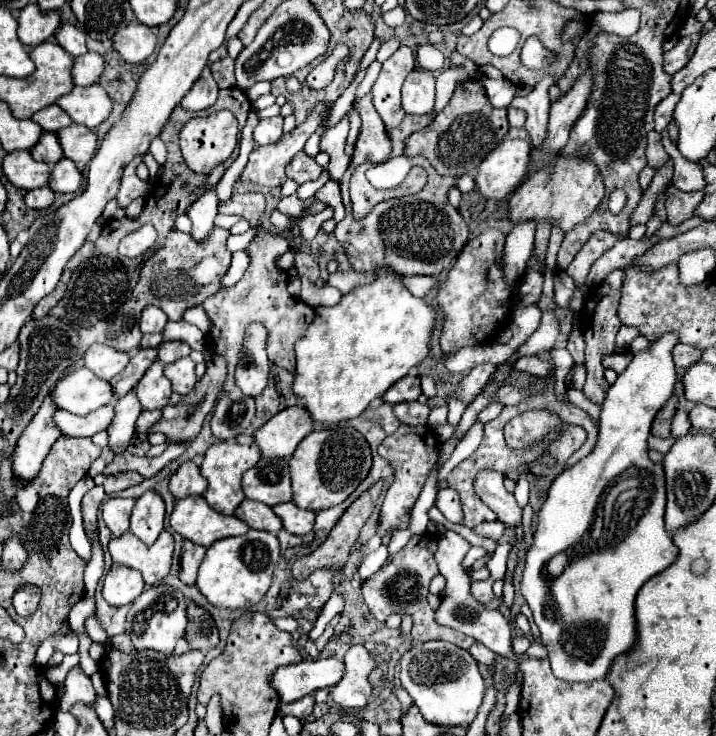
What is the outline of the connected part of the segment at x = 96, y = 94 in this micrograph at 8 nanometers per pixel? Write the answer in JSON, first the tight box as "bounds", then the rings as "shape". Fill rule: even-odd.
{"bounds":[56,84,112,130],"shape":[[[92,84],[86,88],[74,86],[72,92],[64,98],[58,98],[56,104],[72,118],[72,122],[84,124],[92,130],[112,112],[112,100],[100,84]]]}

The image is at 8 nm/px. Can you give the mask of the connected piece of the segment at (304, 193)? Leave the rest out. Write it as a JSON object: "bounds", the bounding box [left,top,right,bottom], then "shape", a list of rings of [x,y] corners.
{"bounds":[296,170,328,200],"shape":[[[324,170],[322,176],[320,176],[318,180],[314,180],[314,182],[306,182],[306,184],[300,184],[298,190],[296,190],[296,196],[298,196],[300,200],[308,200],[308,198],[312,198],[312,196],[316,194],[316,190],[320,190],[326,182],[328,182],[328,174],[326,174],[326,170]]]}

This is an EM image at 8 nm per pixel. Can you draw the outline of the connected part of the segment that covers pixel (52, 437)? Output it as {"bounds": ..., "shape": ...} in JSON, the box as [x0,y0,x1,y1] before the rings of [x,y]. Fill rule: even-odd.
{"bounds":[12,396,60,484],"shape":[[[48,396],[40,406],[38,414],[32,418],[32,422],[18,438],[16,450],[12,454],[12,470],[16,482],[20,484],[32,482],[32,478],[36,478],[36,474],[40,472],[40,466],[46,454],[50,452],[52,444],[60,438],[60,430],[52,422],[54,412],[56,406]]]}

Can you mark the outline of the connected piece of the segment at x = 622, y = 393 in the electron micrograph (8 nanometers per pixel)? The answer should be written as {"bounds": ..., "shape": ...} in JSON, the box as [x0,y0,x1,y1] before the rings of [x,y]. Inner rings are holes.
{"bounds":[520,334,678,682],"shape":[[[664,334],[664,338],[658,338],[656,342],[652,342],[650,350],[646,352],[640,352],[632,358],[630,366],[618,376],[618,380],[608,388],[606,392],[606,398],[604,402],[600,404],[600,416],[598,416],[598,440],[596,440],[596,446],[592,448],[592,452],[588,456],[584,456],[580,462],[576,462],[574,466],[566,468],[560,476],[556,476],[556,480],[552,482],[550,490],[548,490],[548,498],[544,500],[540,512],[538,512],[538,524],[536,524],[536,530],[534,530],[534,542],[530,546],[530,550],[526,552],[526,566],[524,566],[524,578],[520,582],[520,592],[526,600],[526,604],[530,606],[532,614],[534,614],[534,622],[536,626],[540,628],[540,640],[542,644],[548,648],[548,660],[552,664],[552,672],[556,678],[560,680],[568,680],[568,682],[592,682],[592,680],[600,680],[608,674],[610,670],[610,664],[612,660],[618,656],[618,654],[624,654],[628,650],[632,650],[634,642],[636,642],[636,618],[634,618],[634,598],[638,594],[638,590],[656,574],[664,572],[670,564],[674,564],[674,560],[678,558],[678,548],[676,544],[672,542],[670,534],[666,532],[664,528],[664,508],[666,508],[666,478],[664,478],[664,466],[662,462],[660,464],[654,464],[650,458],[648,458],[648,436],[650,436],[650,426],[652,426],[652,420],[654,416],[658,414],[658,410],[664,406],[664,402],[672,396],[674,392],[674,384],[676,384],[676,366],[674,366],[674,360],[672,360],[672,346],[678,344],[678,336],[676,334]],[[560,552],[568,552],[568,566],[564,568],[564,572],[556,578],[550,578],[546,574],[546,562],[560,554]],[[548,602],[554,602],[556,604],[556,612],[560,618],[546,618],[544,614],[544,608],[548,606]]]}

